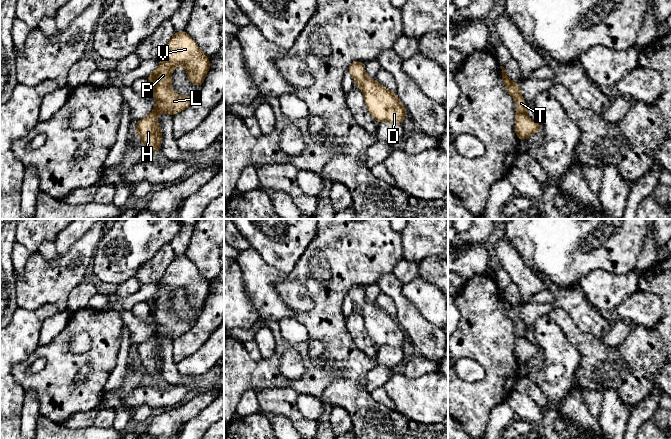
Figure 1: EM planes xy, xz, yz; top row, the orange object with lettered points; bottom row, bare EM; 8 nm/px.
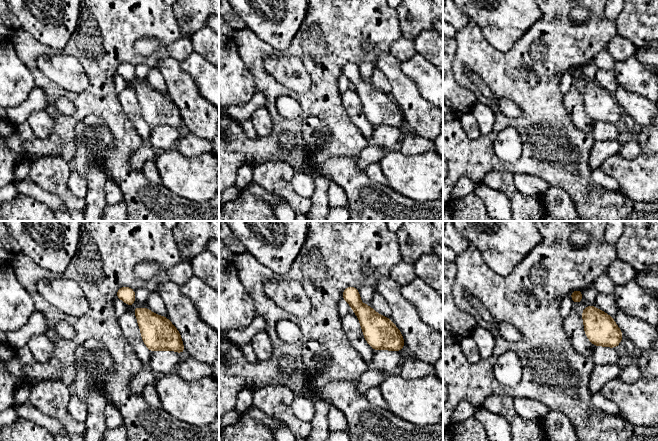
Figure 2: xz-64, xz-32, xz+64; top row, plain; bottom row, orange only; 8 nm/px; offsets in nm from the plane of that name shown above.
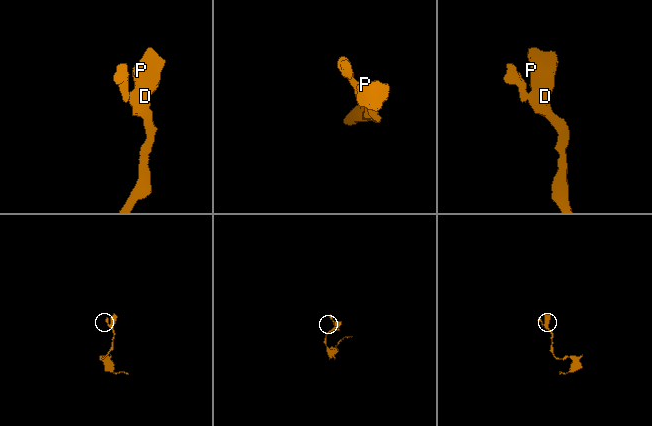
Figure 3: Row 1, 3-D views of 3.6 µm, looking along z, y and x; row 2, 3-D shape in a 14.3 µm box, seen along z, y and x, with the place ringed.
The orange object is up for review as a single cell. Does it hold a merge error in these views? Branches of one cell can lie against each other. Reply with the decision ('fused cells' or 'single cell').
single cell

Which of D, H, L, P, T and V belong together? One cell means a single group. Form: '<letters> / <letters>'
D H L P T V

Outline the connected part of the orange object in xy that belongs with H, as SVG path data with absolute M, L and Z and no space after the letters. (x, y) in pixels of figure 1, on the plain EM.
M176 255L160 282L161 287L157 293L147 301L150 318L156 323L156 331L135 349L140 365L148 374L156 377L159 377L162 364L157 337L163 336L173 340L189 331L196 322L171 315L172 295L176 290L184 290L189 305L195 310L201 310L211 291L207 279L185 255Z

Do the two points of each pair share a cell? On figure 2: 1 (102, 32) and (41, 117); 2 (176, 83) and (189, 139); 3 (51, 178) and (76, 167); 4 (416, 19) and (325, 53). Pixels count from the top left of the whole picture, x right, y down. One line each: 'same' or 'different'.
1: different
2: different
3: different
4: different

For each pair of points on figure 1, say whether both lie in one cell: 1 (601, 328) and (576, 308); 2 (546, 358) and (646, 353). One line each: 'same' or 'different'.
1: same
2: different

